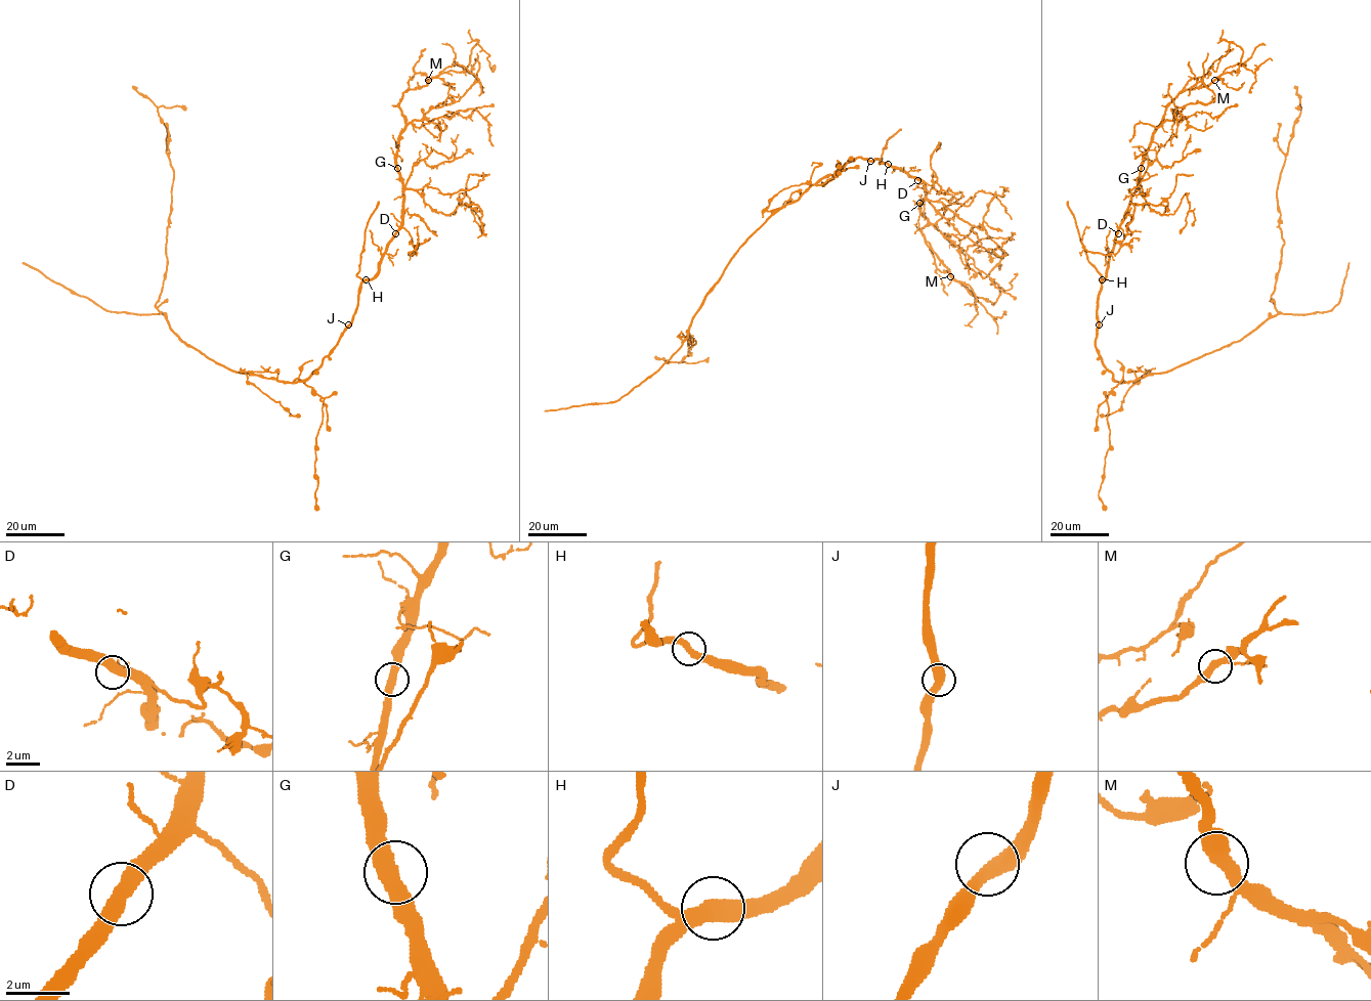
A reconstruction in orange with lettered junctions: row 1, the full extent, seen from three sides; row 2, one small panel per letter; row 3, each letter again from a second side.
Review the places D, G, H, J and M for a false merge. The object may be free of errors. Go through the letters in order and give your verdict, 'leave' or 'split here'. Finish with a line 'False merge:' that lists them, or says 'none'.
D: leave
G: leave
H: leave
J: leave
M: leave
False merge: none

